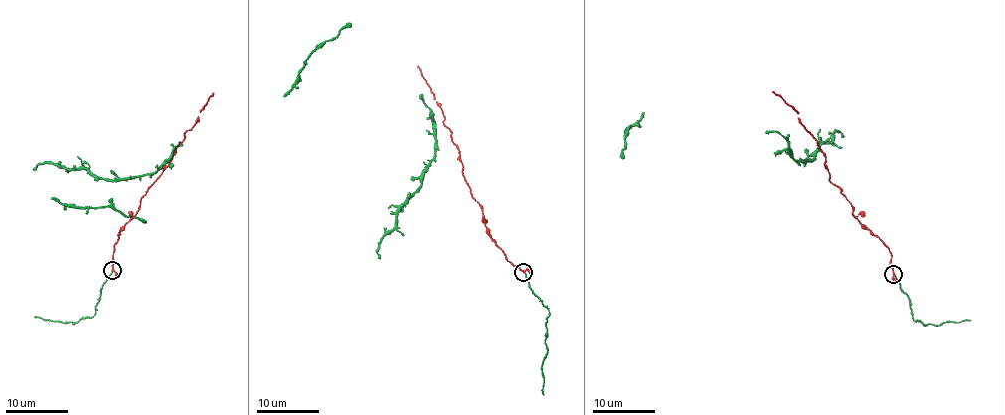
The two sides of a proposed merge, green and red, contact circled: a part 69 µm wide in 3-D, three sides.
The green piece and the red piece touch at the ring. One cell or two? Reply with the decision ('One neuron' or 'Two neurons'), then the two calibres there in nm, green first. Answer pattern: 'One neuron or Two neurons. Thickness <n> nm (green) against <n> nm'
One neuron. Thickness 140 nm (green) against 170 nm

